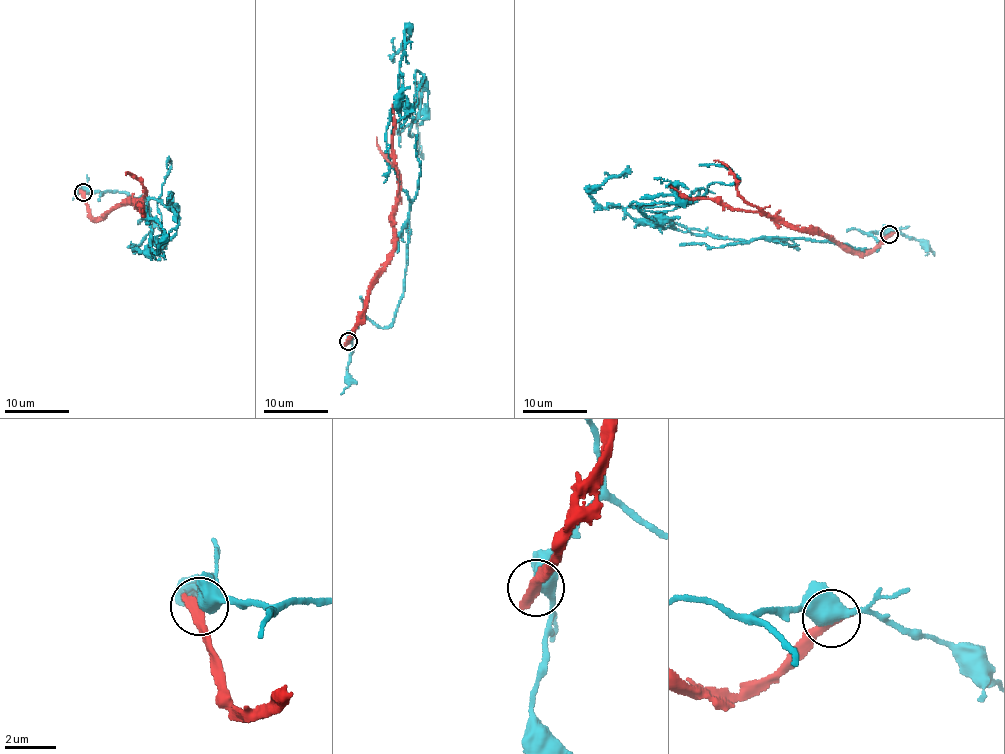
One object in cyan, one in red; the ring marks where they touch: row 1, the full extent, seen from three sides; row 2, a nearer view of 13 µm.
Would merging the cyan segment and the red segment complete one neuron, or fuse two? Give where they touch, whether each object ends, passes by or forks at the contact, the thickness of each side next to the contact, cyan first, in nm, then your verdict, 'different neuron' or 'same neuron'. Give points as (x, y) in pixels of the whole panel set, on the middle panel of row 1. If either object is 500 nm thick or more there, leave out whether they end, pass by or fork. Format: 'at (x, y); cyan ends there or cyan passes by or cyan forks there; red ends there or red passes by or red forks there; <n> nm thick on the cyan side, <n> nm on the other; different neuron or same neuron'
at (348, 341); 500 nm thick on the cyan side, 440 nm on the other; different neuron

